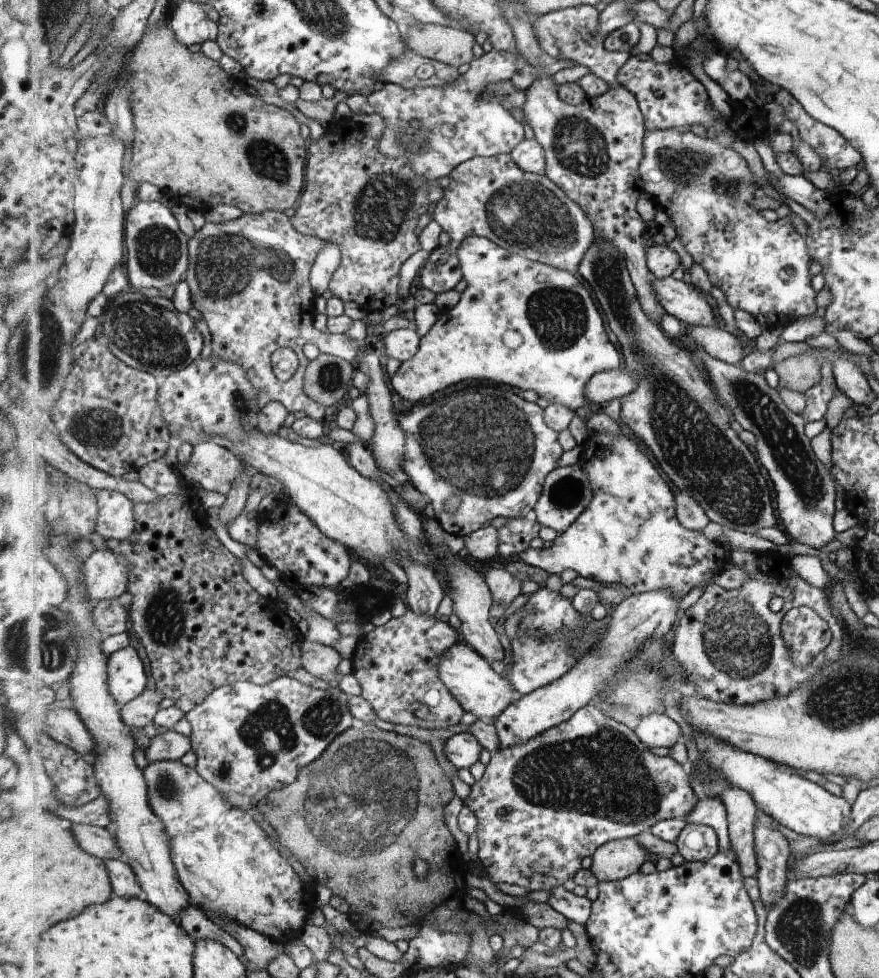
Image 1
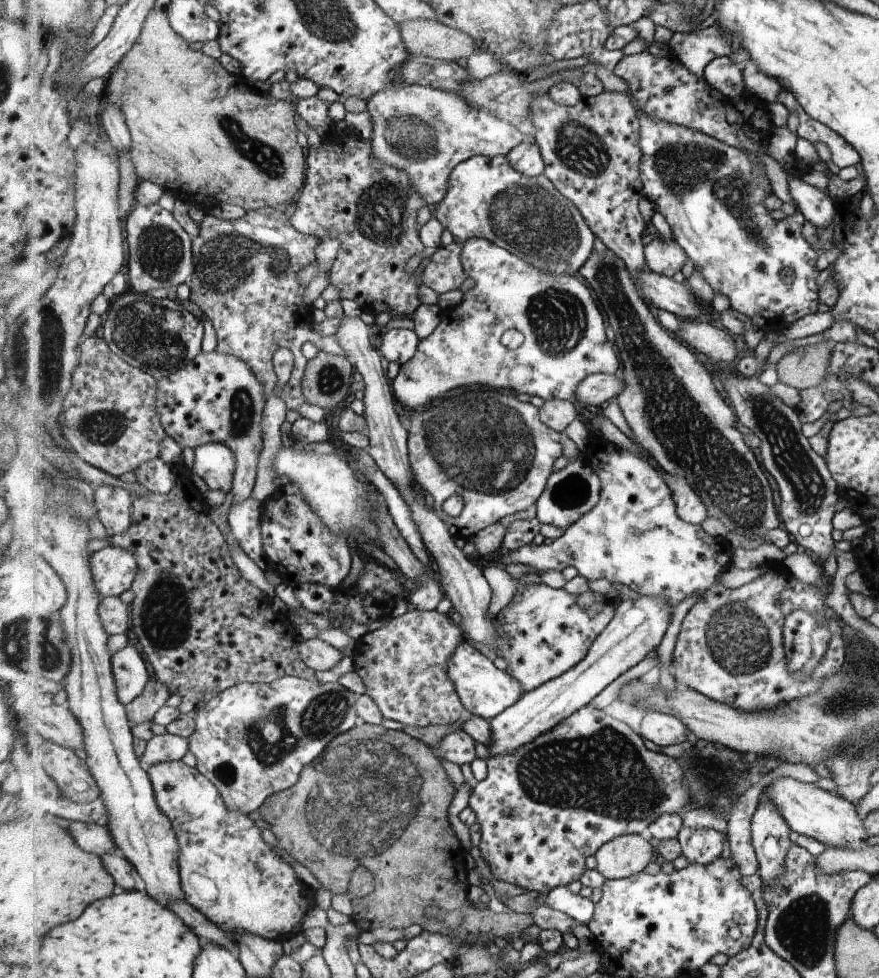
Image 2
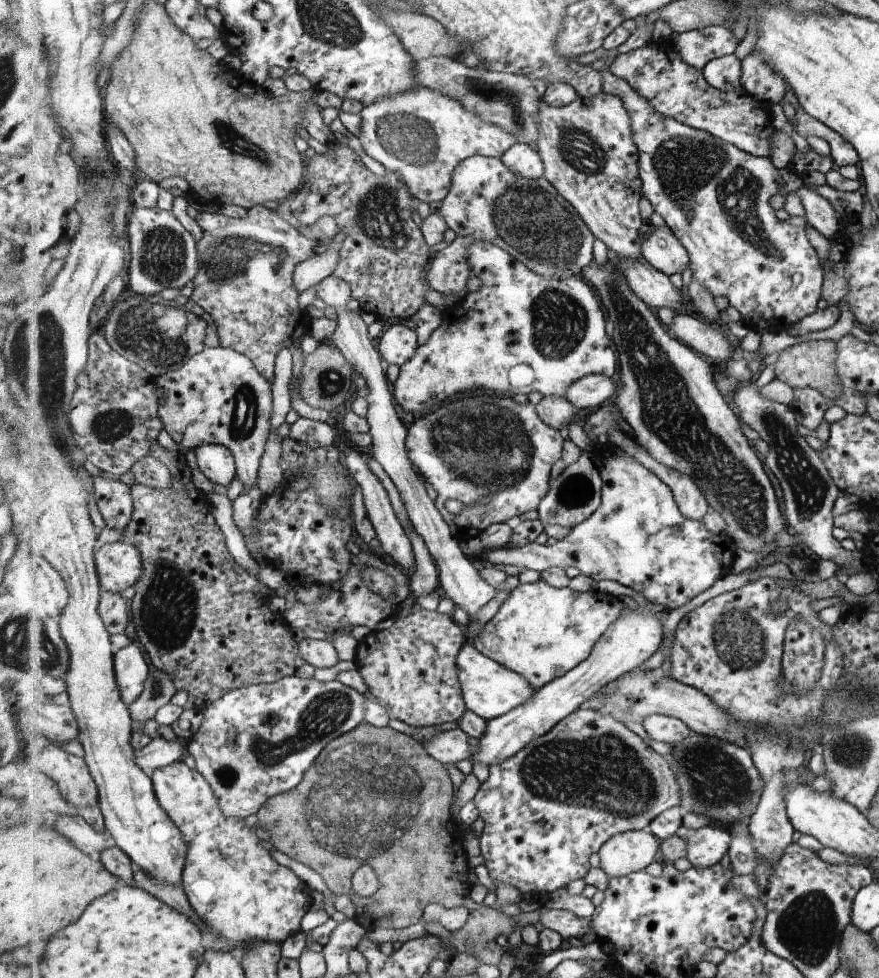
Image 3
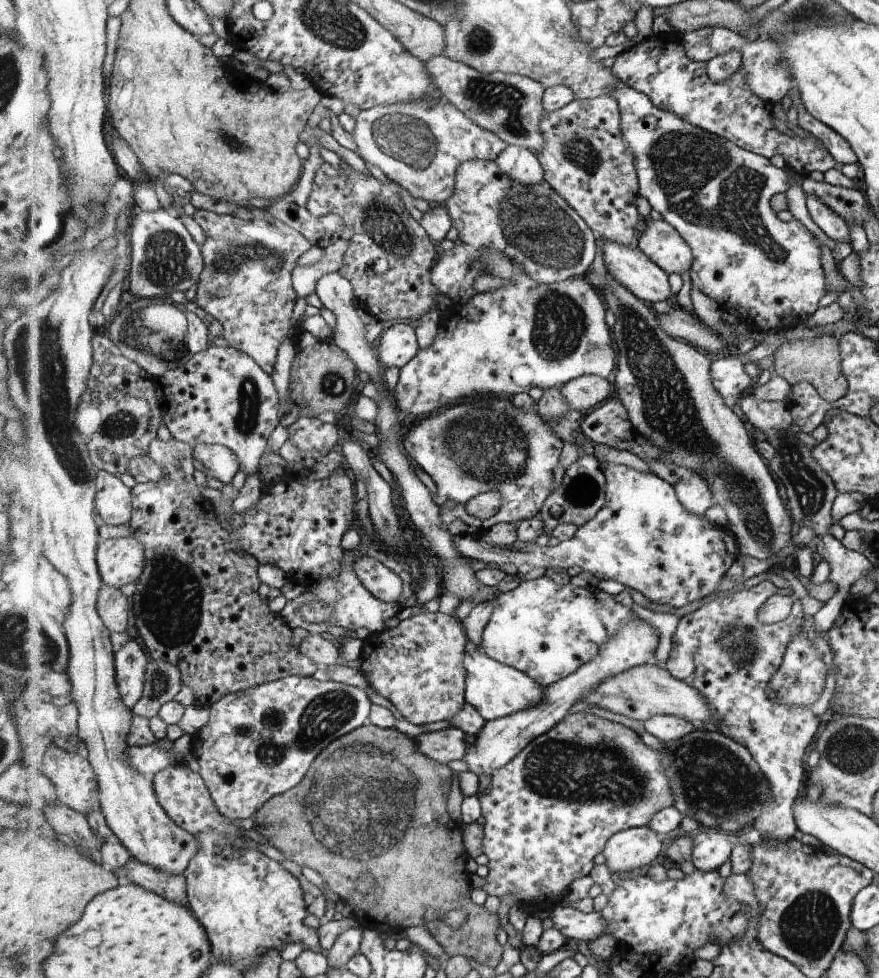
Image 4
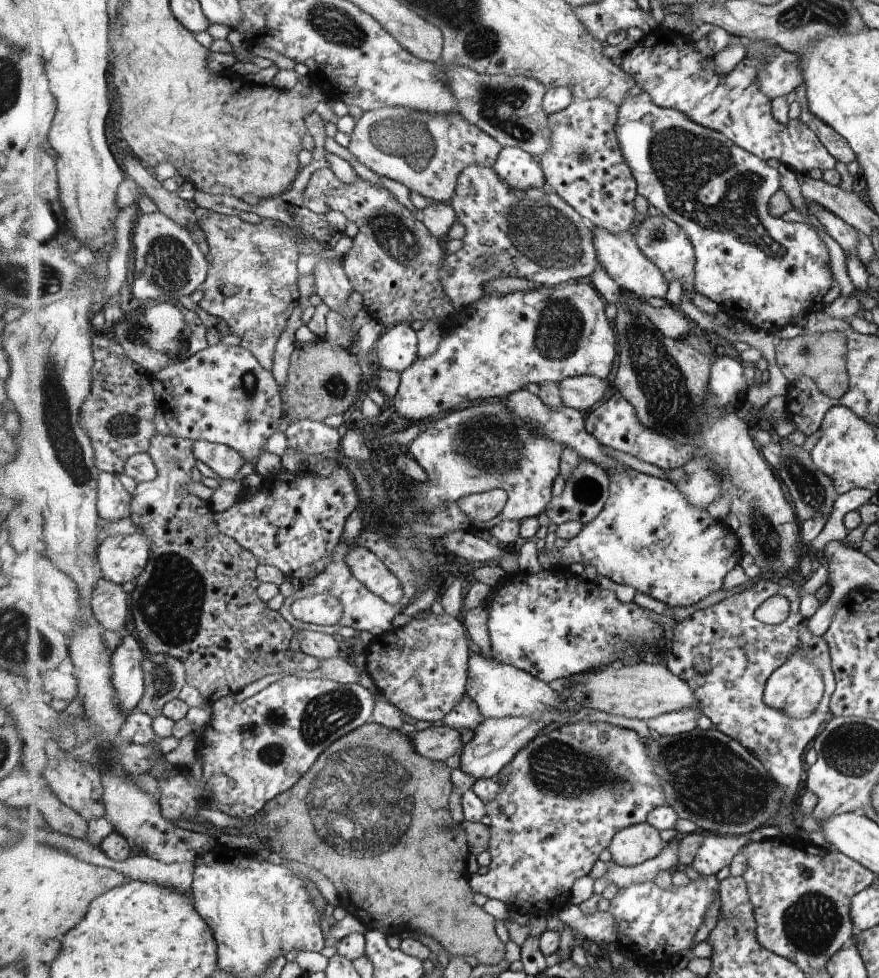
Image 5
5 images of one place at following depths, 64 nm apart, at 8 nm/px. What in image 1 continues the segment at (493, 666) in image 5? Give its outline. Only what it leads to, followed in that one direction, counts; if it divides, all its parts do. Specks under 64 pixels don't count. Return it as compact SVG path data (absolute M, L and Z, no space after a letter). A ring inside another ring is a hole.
M457 642L443 656L444 658L438 664L440 677L449 690L452 690L452 693L460 700L464 710L471 712L477 718L486 720L497 718L519 697L514 684L501 676L501 673L495 672L491 662L469 643Z

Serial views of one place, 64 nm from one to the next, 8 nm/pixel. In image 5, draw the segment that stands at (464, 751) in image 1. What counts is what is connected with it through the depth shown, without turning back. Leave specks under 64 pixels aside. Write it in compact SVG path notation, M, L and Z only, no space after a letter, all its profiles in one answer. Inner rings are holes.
M419 726L411 734L414 749L434 761L444 761L453 754L461 755L465 746L459 729L447 726Z

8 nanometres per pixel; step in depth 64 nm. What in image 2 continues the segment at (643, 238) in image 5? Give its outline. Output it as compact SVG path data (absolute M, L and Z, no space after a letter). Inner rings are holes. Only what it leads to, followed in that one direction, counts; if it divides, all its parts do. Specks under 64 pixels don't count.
M660 235L647 239L645 254L647 259L647 268L653 272L671 277L677 272L683 270L683 266L687 264L688 254L685 249L676 242L663 240Z

